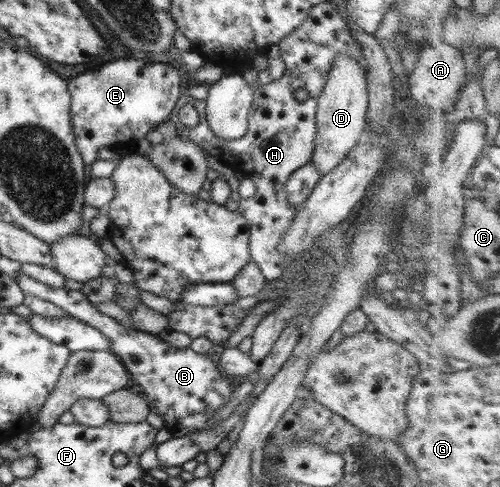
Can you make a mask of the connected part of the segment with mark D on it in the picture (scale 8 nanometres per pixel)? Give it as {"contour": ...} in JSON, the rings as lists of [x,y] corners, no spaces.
{"contour":[[[337,53],[331,64],[325,85],[317,97],[315,111],[316,132],[310,163],[319,176],[327,176],[331,170],[337,168],[339,162],[345,159],[347,152],[356,146],[365,133],[368,103],[365,74],[363,68],[353,62],[353,58],[345,58],[343,53]]]}

